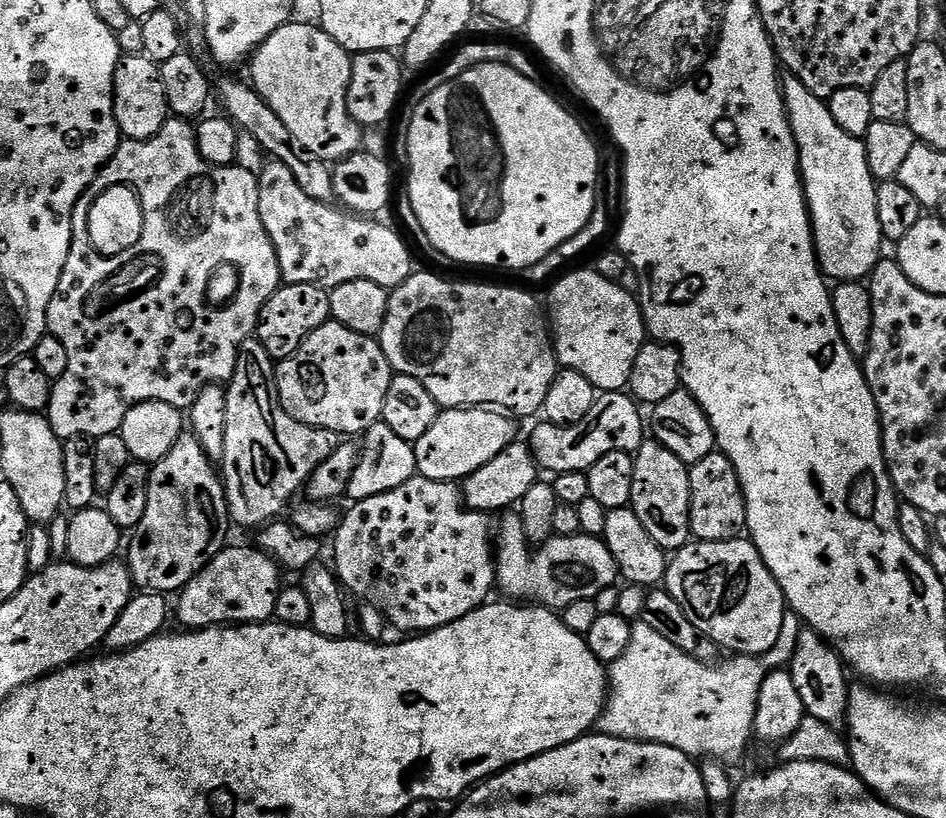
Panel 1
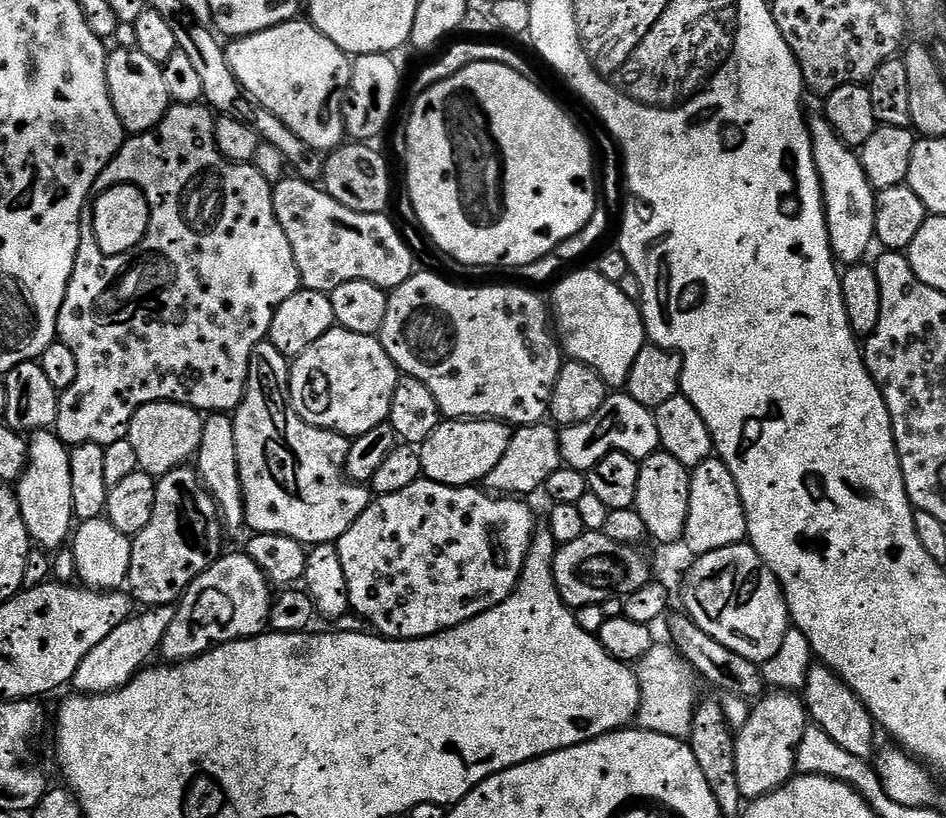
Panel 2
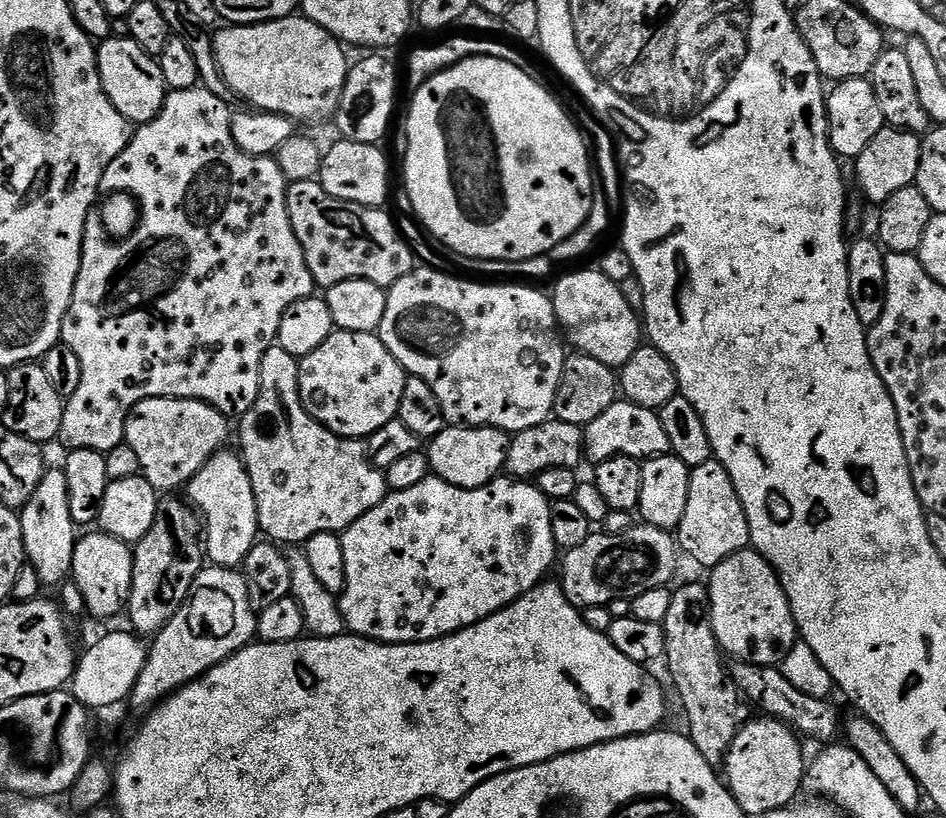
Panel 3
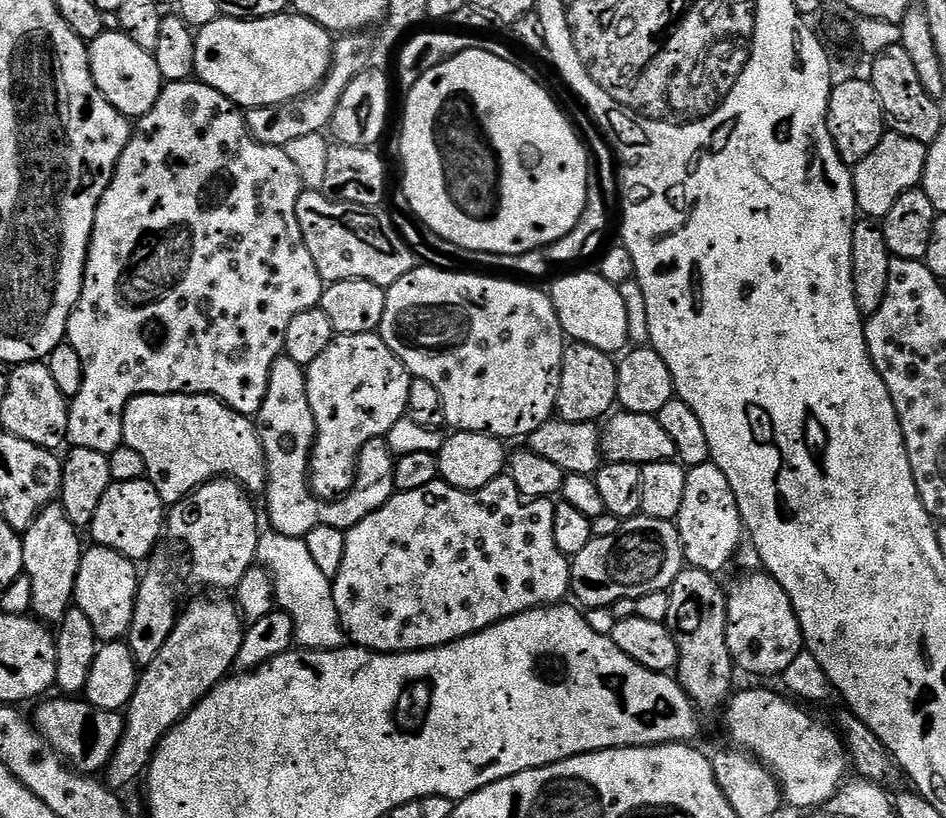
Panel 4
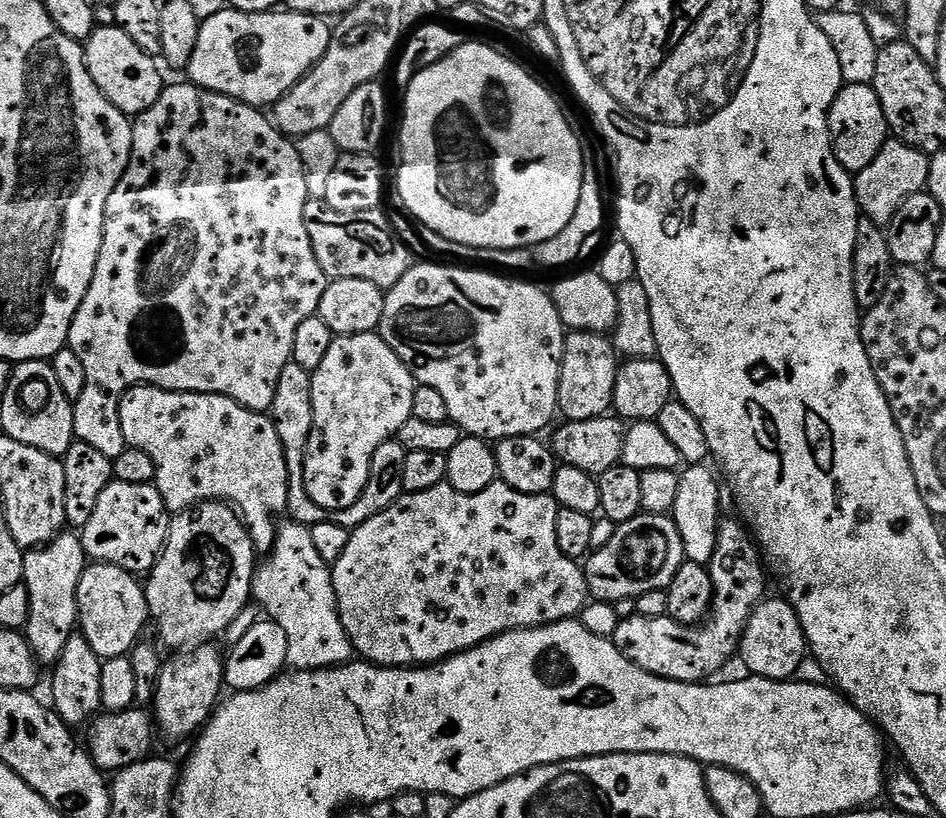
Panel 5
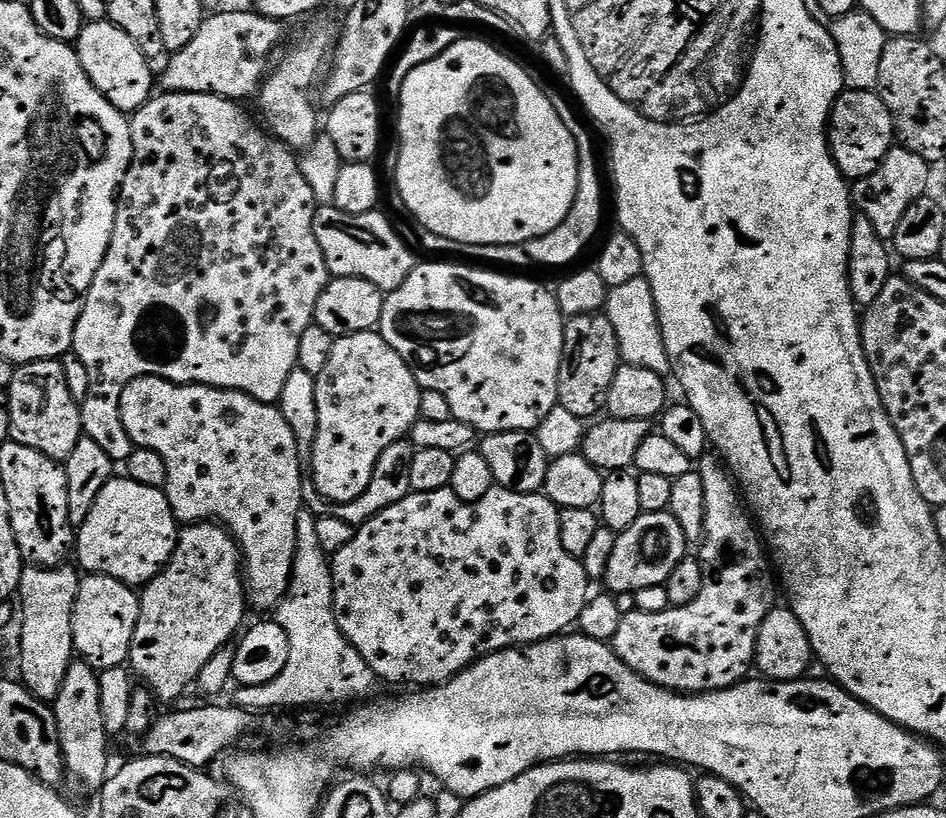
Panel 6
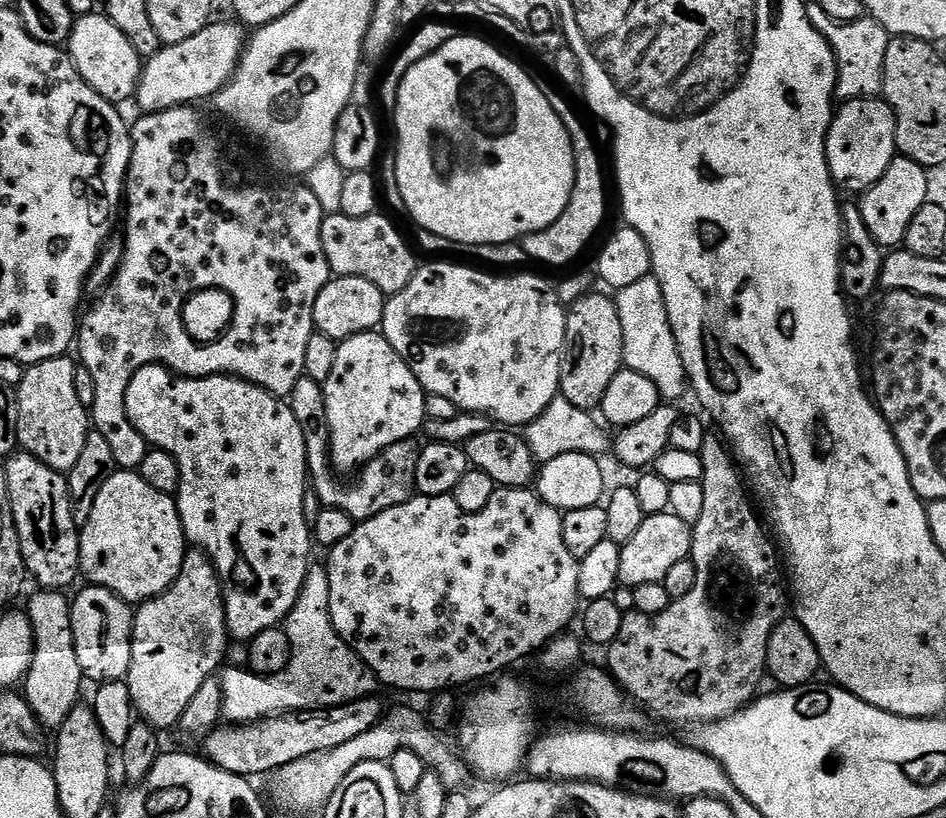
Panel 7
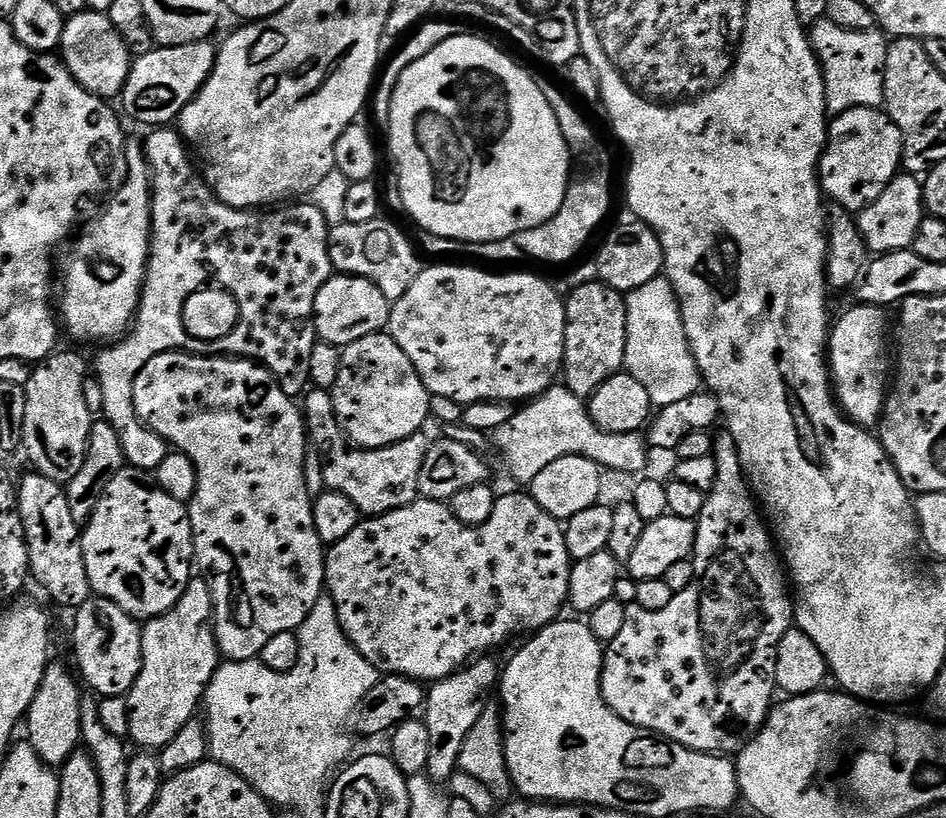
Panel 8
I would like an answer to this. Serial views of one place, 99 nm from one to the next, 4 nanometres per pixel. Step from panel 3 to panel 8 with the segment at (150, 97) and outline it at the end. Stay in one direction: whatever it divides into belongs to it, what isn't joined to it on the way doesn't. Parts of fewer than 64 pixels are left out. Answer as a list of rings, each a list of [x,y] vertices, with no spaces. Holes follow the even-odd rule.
[[[85,10],[76,16],[67,17],[58,52],[69,74],[88,92],[93,92],[106,101],[123,93],[128,81],[128,71],[132,69],[133,57],[122,42],[118,30],[114,30],[107,14]]]

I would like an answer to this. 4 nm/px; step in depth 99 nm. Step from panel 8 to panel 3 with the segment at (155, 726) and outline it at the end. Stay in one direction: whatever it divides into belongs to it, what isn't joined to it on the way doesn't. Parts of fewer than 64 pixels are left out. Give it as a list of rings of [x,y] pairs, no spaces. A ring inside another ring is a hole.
[[[228,451],[215,452],[202,466],[202,470],[198,470],[198,474],[194,474],[194,478],[188,480],[186,500],[202,517],[202,539],[207,559],[217,568],[239,569],[251,548],[258,543],[261,531],[258,506],[254,502],[254,486],[250,486],[250,474],[244,465],[244,458],[239,451]]]

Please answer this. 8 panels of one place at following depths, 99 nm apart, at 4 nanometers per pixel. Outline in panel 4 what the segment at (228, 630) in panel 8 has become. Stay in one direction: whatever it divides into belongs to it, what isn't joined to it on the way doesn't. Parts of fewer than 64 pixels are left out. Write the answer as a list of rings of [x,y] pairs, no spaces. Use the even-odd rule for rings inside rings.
[[[149,394],[135,396],[126,406],[123,447],[138,450],[146,462],[146,477],[158,490],[165,505],[171,506],[186,498],[195,488],[208,480],[227,478],[243,484],[249,493],[263,493],[268,486],[268,463],[262,450],[260,435],[249,417],[238,414],[217,396],[189,396],[187,394]]]

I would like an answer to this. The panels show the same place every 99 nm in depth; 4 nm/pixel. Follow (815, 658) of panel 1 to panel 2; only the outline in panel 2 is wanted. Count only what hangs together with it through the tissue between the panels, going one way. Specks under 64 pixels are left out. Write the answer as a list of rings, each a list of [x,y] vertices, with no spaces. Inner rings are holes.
[[[813,666],[808,669],[808,677],[802,689],[804,707],[808,709],[811,723],[822,729],[842,750],[854,754],[854,758],[871,761],[876,748],[876,732],[878,725],[866,710],[864,703],[846,686],[846,682],[830,668]]]

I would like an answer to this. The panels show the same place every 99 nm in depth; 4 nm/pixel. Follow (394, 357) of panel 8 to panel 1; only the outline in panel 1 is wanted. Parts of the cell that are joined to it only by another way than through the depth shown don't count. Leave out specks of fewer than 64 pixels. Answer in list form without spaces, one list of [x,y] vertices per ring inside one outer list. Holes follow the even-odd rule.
[[[329,322],[311,332],[289,360],[276,364],[276,389],[280,395],[280,407],[298,422],[311,428],[324,428],[327,432],[345,432],[348,435],[345,437],[352,438],[355,432],[363,434],[381,423],[386,406],[386,390],[390,390],[393,375],[393,366],[386,358],[379,339],[354,334],[354,330],[346,326]]]

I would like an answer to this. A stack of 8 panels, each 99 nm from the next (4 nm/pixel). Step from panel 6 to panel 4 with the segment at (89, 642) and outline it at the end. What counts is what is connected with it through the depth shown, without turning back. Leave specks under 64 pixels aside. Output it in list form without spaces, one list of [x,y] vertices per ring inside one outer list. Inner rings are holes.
[[[92,546],[85,551],[80,558],[78,566],[78,578],[76,579],[75,607],[80,608],[83,614],[93,623],[94,634],[100,642],[123,641],[130,630],[130,622],[134,618],[134,602],[136,601],[136,589],[138,587],[137,565],[127,560],[122,554],[118,554],[109,548]]]

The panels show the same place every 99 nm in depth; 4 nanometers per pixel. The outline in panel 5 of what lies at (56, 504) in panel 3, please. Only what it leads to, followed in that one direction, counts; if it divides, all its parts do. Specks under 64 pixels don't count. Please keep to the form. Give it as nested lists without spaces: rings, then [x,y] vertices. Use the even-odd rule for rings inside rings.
[[[65,530],[43,548],[24,552],[24,578],[22,583],[30,594],[30,618],[26,639],[32,655],[41,665],[56,663],[66,642],[78,628],[78,582],[86,567],[83,539],[75,531]]]

